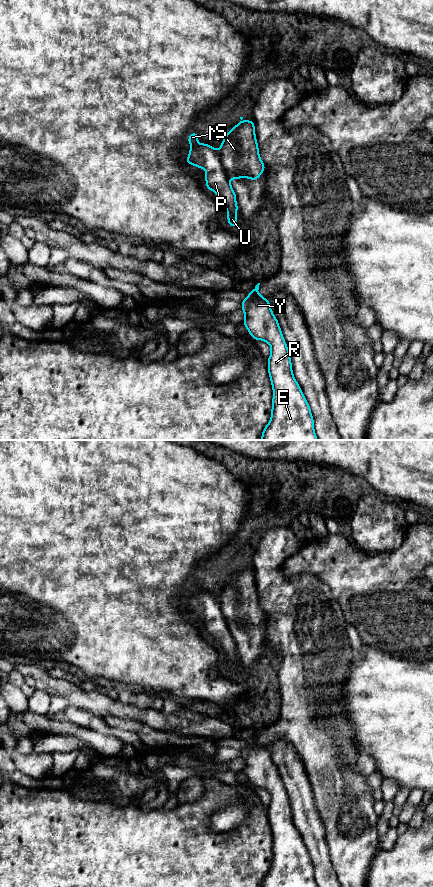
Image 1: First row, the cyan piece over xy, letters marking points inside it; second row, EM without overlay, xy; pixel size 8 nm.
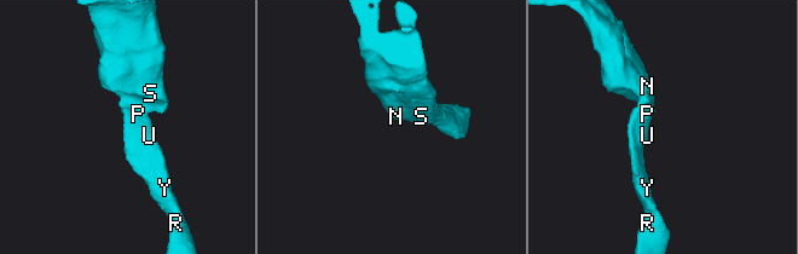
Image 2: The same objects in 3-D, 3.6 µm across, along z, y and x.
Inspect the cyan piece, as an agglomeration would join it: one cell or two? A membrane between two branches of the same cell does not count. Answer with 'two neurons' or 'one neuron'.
two neurons

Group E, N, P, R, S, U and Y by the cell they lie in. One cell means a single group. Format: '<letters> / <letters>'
E N P R U Y / S

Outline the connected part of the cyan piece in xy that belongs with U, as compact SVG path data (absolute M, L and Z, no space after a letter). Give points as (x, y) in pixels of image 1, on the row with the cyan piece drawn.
M194 131L186 140L191 143L189 156L185 159L189 165L195 165L196 168L205 168L206 187L214 191L218 198L223 202L228 220L227 224L236 227L238 205L236 202L236 193L233 190L226 171L223 169L220 155L216 149L209 144L199 144L197 142L198 132Z

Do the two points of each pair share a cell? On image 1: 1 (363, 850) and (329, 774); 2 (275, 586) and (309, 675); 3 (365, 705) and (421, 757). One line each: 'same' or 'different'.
1: same
2: same
3: same

